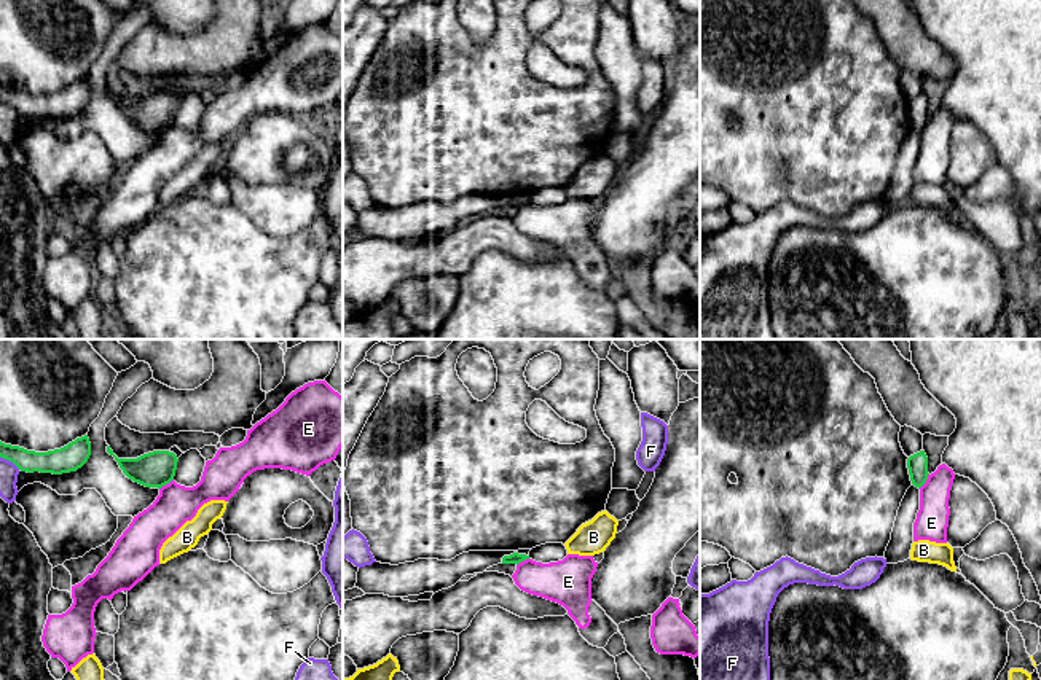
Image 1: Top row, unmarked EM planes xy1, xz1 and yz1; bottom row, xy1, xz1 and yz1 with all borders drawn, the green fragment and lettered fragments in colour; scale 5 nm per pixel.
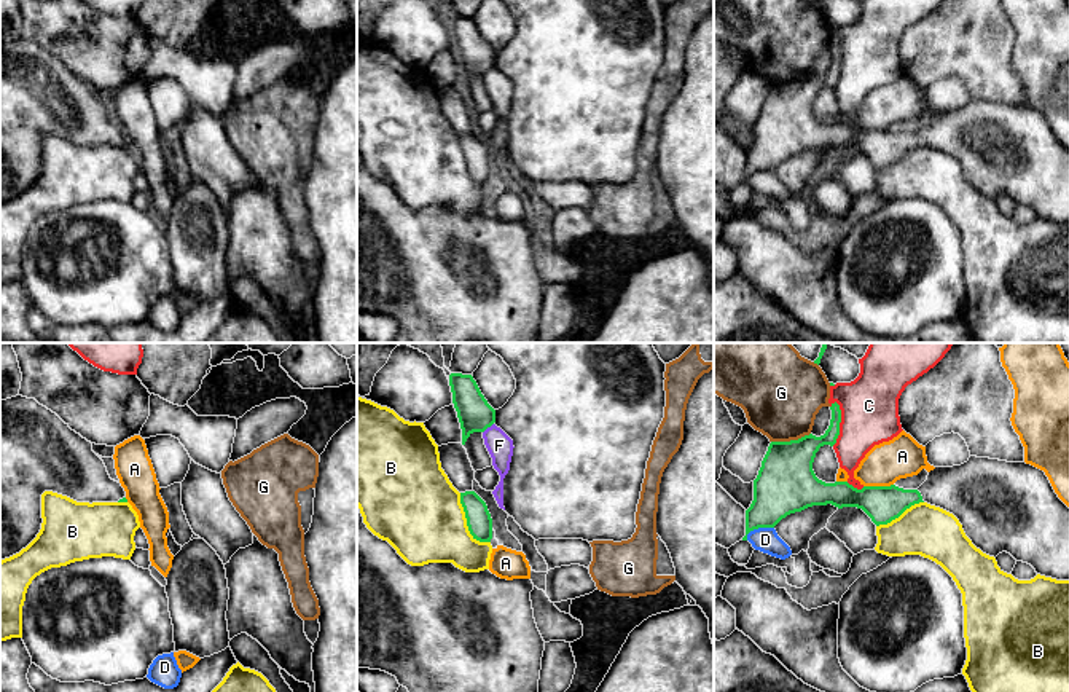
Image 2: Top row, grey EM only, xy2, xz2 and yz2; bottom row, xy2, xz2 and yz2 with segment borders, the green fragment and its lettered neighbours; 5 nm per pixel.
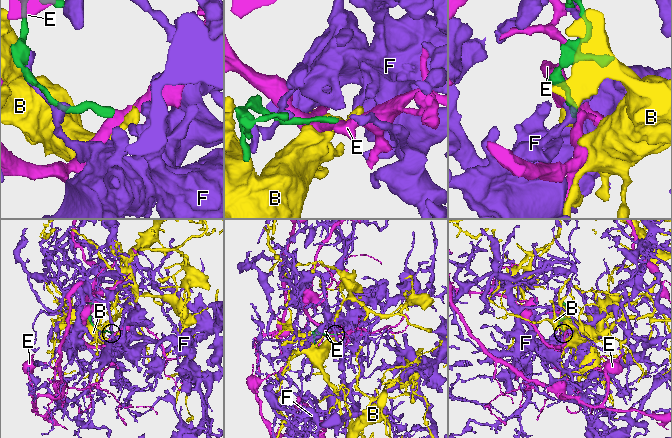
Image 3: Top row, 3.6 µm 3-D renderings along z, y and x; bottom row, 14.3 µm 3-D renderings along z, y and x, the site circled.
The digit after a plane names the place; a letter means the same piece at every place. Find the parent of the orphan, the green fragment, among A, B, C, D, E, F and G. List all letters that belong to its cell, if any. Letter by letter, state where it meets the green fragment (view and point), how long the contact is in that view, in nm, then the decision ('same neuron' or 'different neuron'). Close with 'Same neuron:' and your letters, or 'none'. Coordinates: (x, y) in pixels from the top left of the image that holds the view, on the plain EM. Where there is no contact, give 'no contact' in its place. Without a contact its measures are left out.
A: contact yz2 (878, 129); length 150 nm; different neuron
B: contact xz2 (467, 166); length 300 nm; different neuron
C: contact yz2 (840, 64); length 240 nm; different neuron
D: contact yz2 (757, 171); length 160 nm; different neuron
E: contact yz1 (925, 125); length 90 nm; different neuron
F: contact xz2 (488, 69); length 80 nm; different neuron
G: contact yz2 (790, 83); length 200 nm; different neuron
Same neuron: none

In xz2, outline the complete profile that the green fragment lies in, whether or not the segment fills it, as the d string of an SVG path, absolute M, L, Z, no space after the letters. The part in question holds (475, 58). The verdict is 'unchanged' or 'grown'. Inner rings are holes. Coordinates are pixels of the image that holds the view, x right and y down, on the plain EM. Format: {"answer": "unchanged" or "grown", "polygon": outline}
{"answer": "unchanged", "polygon": "M451 16L452 46L462 72L462 88L473 75L484 75L495 65L495 53L488 46L472 18Z"}

